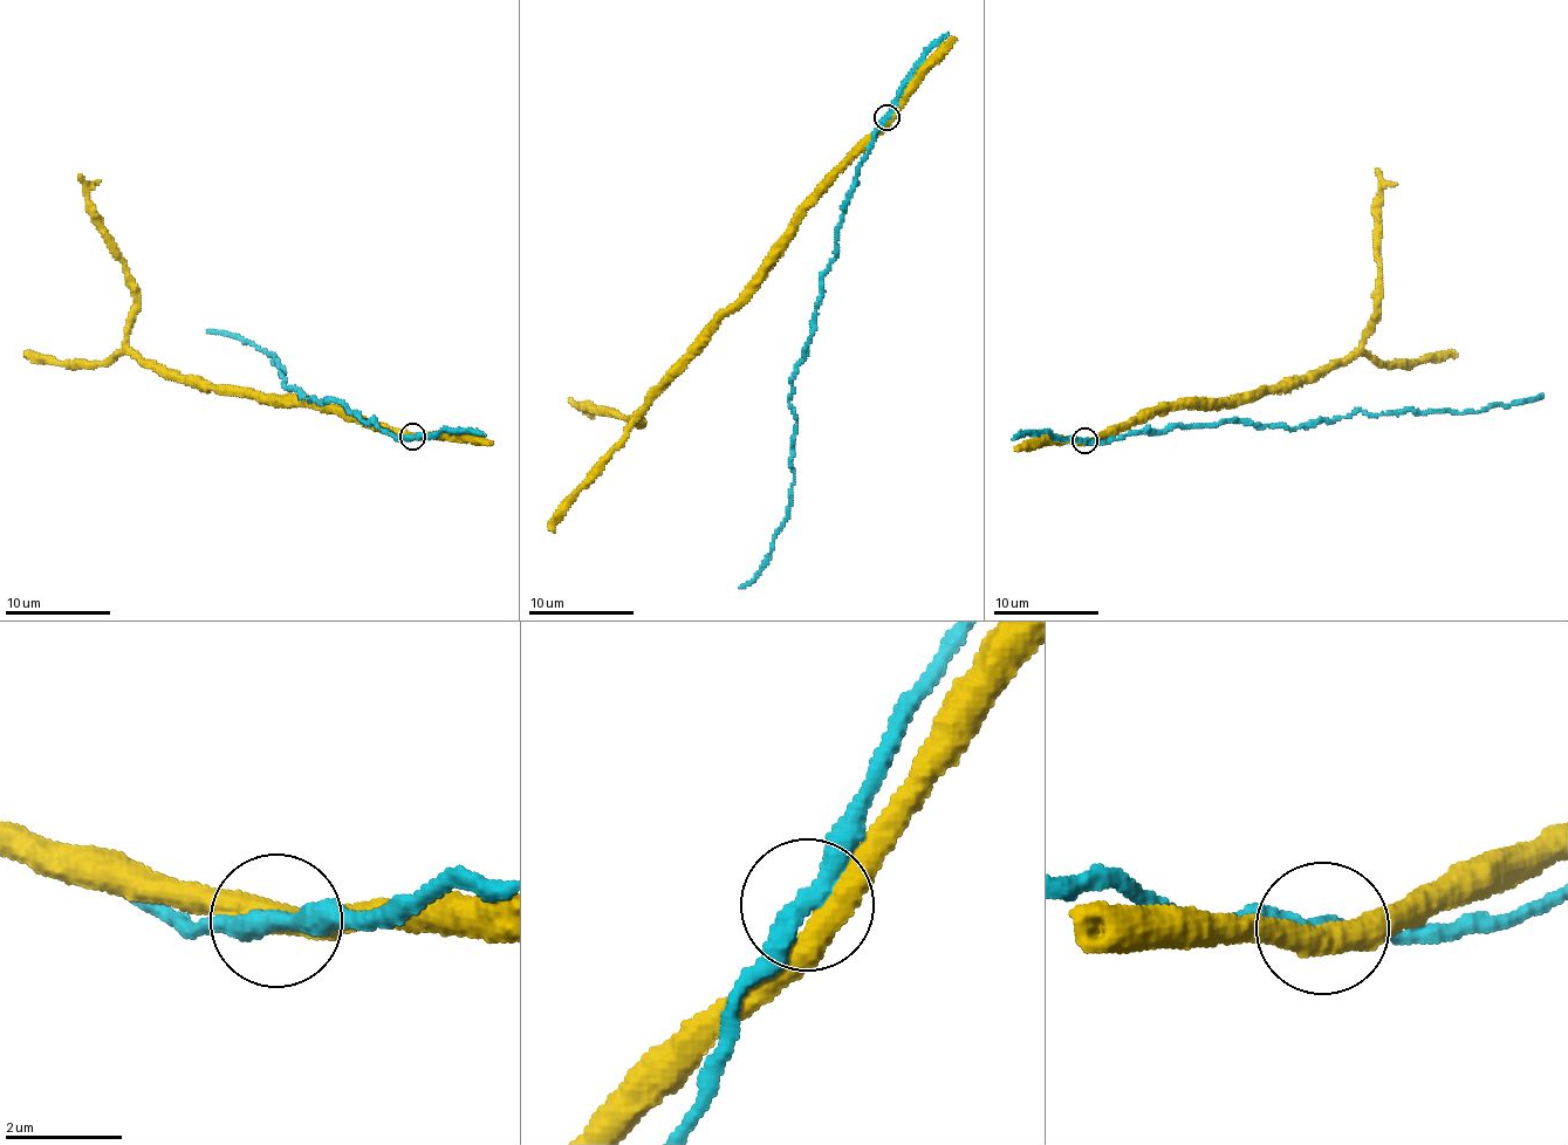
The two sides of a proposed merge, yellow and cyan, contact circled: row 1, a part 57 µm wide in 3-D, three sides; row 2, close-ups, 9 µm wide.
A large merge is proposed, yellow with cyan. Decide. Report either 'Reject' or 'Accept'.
Reject

